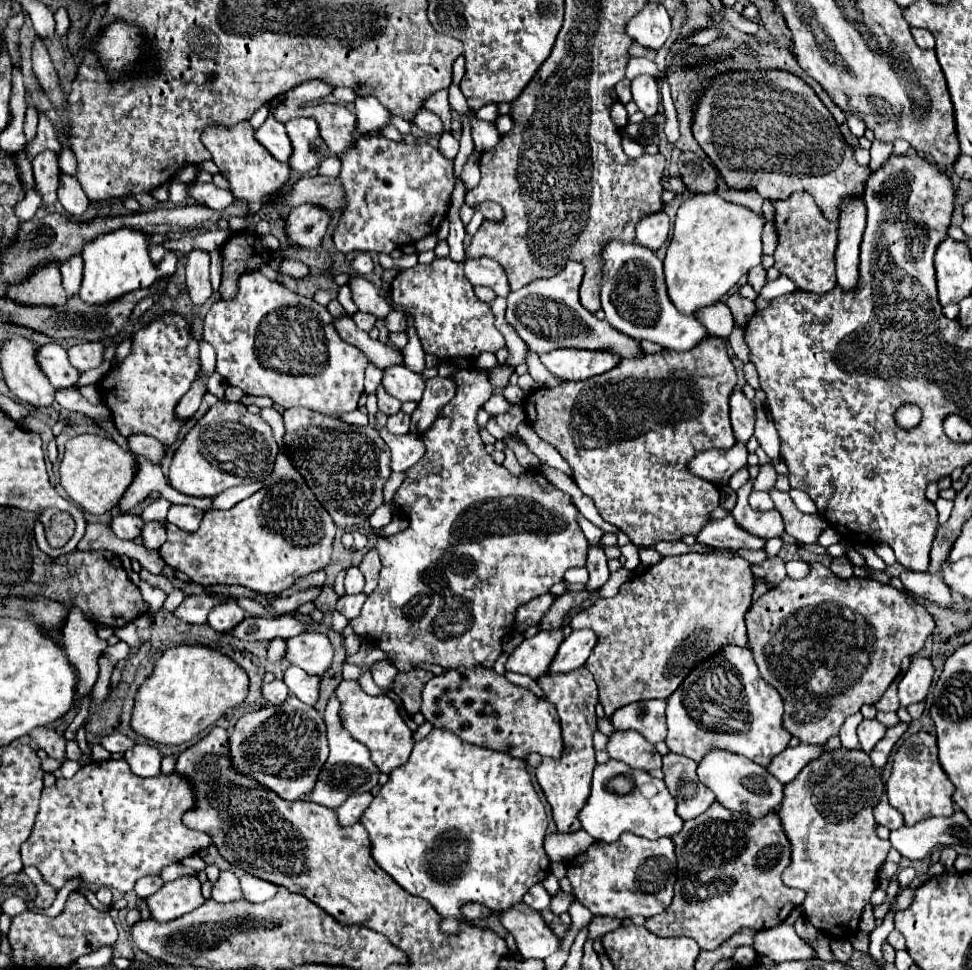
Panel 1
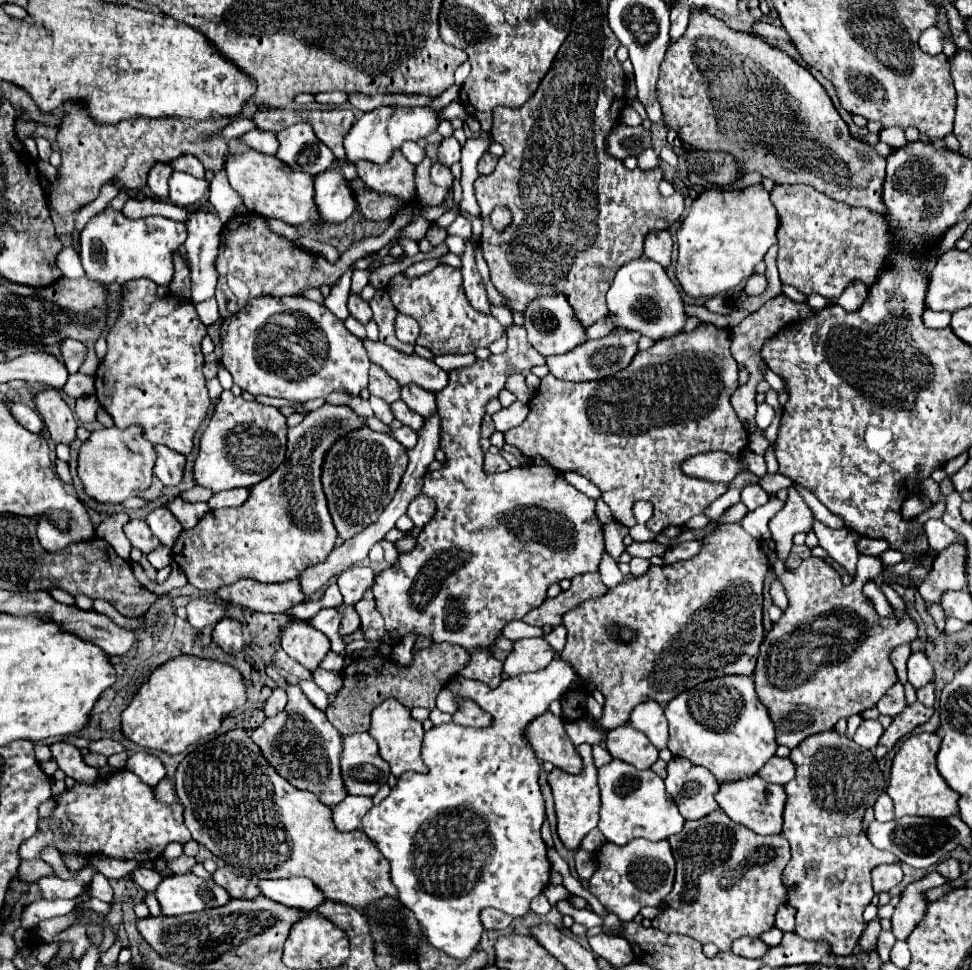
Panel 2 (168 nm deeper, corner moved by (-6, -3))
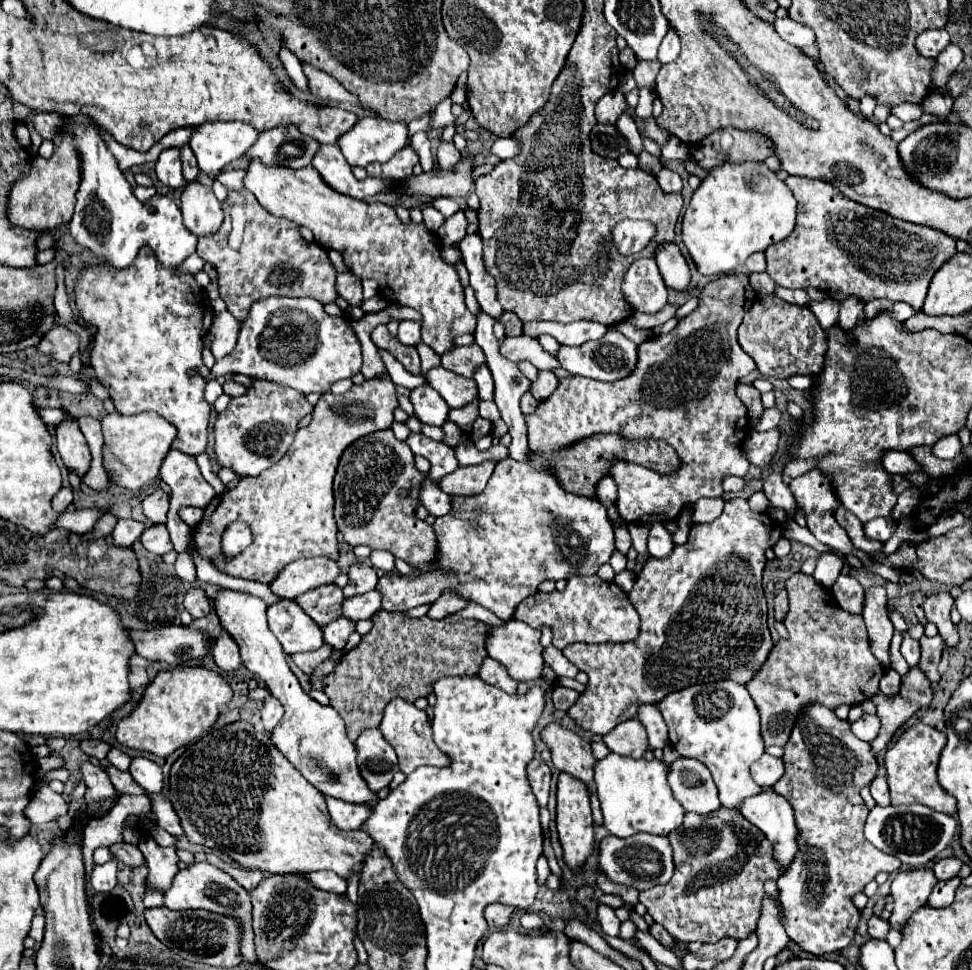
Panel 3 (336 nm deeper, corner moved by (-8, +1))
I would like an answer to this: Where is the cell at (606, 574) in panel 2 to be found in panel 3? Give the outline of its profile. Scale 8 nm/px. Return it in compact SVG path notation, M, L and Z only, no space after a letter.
M624 569L622 573L616 573L614 583L618 583L618 587L622 587L622 589L628 593L628 591L632 589L632 585L634 585L634 571Z

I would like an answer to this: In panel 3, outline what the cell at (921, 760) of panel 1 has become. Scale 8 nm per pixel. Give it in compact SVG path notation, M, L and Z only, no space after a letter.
M916 723L908 727L902 737L886 751L886 771L888 771L888 785L890 785L890 797L892 805L926 805L940 813L956 815L956 799L948 795L942 785L936 779L936 765L942 747L946 745L946 735L930 725Z

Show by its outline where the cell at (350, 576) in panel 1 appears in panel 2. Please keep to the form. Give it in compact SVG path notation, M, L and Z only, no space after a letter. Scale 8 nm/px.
M356 565L348 571L344 571L338 577L338 587L342 591L344 603L358 603L364 597L364 593L368 591L368 587L374 585L374 579L376 579L376 573L370 567Z

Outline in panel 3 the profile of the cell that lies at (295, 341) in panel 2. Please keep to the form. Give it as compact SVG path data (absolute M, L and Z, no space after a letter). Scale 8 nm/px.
M258 299L248 317L242 321L234 351L216 361L212 367L212 377L238 373L292 387L298 393L308 395L328 393L332 383L358 375L362 369L362 347L350 321L344 315L328 315L324 305L318 301L314 301L314 311L308 309L308 299Z

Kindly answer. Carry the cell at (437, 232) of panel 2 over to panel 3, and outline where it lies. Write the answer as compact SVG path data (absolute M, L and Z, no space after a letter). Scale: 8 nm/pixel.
M426 207L422 211L422 215L424 215L424 225L426 225L428 231L438 231L440 225L446 221L446 217L438 209L434 209L434 207Z

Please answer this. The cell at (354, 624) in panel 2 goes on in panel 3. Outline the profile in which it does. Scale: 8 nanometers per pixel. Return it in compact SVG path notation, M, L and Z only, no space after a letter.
M338 617L324 629L324 641L334 649L344 649L348 637L354 633L354 621L346 617Z

